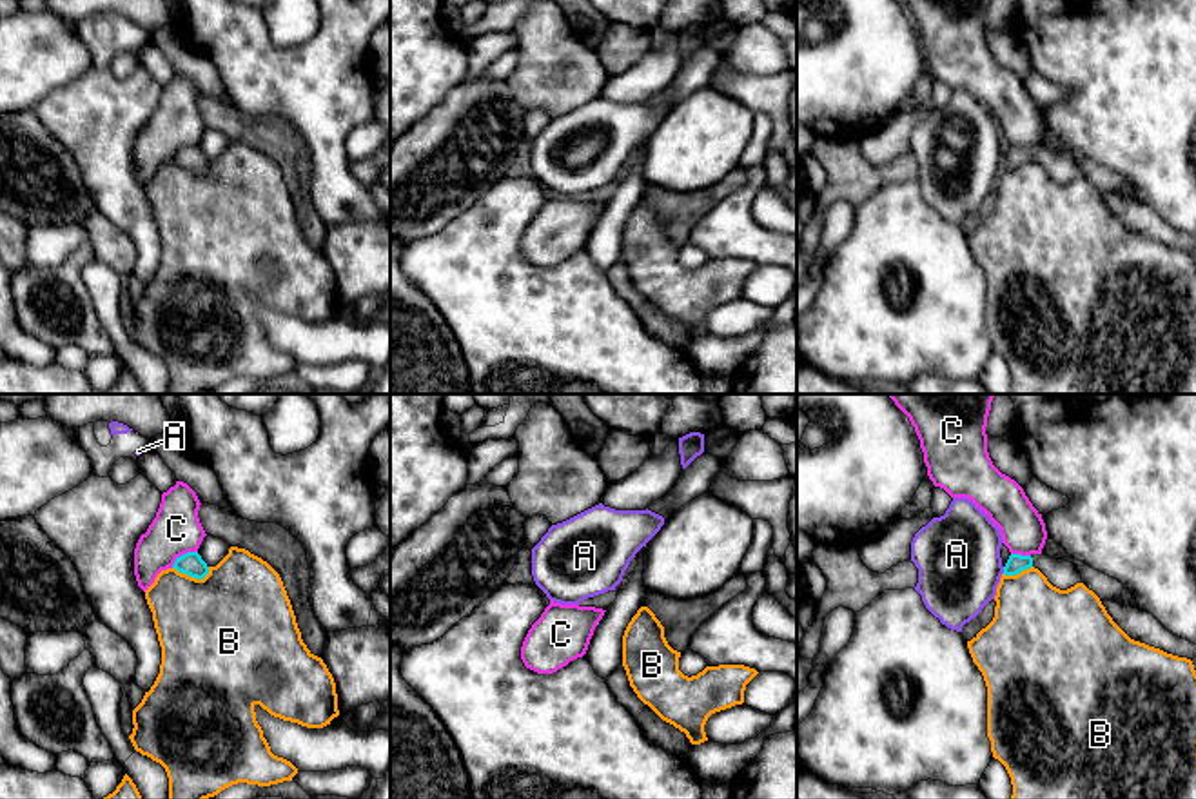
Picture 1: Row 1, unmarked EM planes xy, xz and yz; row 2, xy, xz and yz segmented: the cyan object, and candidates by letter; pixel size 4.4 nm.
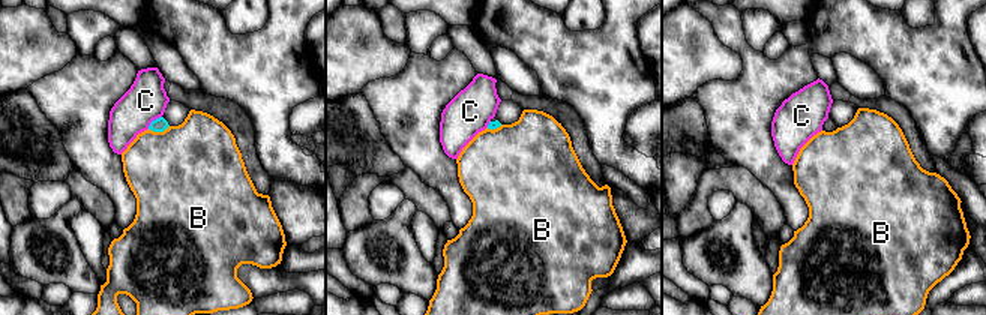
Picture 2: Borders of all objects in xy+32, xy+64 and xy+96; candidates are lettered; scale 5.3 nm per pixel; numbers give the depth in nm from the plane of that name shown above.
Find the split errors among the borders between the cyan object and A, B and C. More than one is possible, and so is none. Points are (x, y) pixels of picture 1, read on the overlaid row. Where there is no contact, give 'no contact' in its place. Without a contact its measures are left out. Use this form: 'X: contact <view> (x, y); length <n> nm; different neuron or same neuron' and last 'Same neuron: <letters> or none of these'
A: contact yz (1004, 571); length 30 nm; different neuron
B: contact xy (191, 576); length 170 nm; different neuron
C: contact xy (184, 554); length 140 nm; different neuron
Same neuron: none of these

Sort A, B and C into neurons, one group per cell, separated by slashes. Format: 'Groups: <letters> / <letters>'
Groups: A / B / C

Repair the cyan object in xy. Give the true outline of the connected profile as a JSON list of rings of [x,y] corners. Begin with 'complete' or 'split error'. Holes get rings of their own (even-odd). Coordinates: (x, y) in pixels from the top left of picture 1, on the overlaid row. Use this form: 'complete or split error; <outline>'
complete; [[[187,552],[176,557],[172,568],[196,579],[203,579],[209,574],[209,567],[198,552]]]

